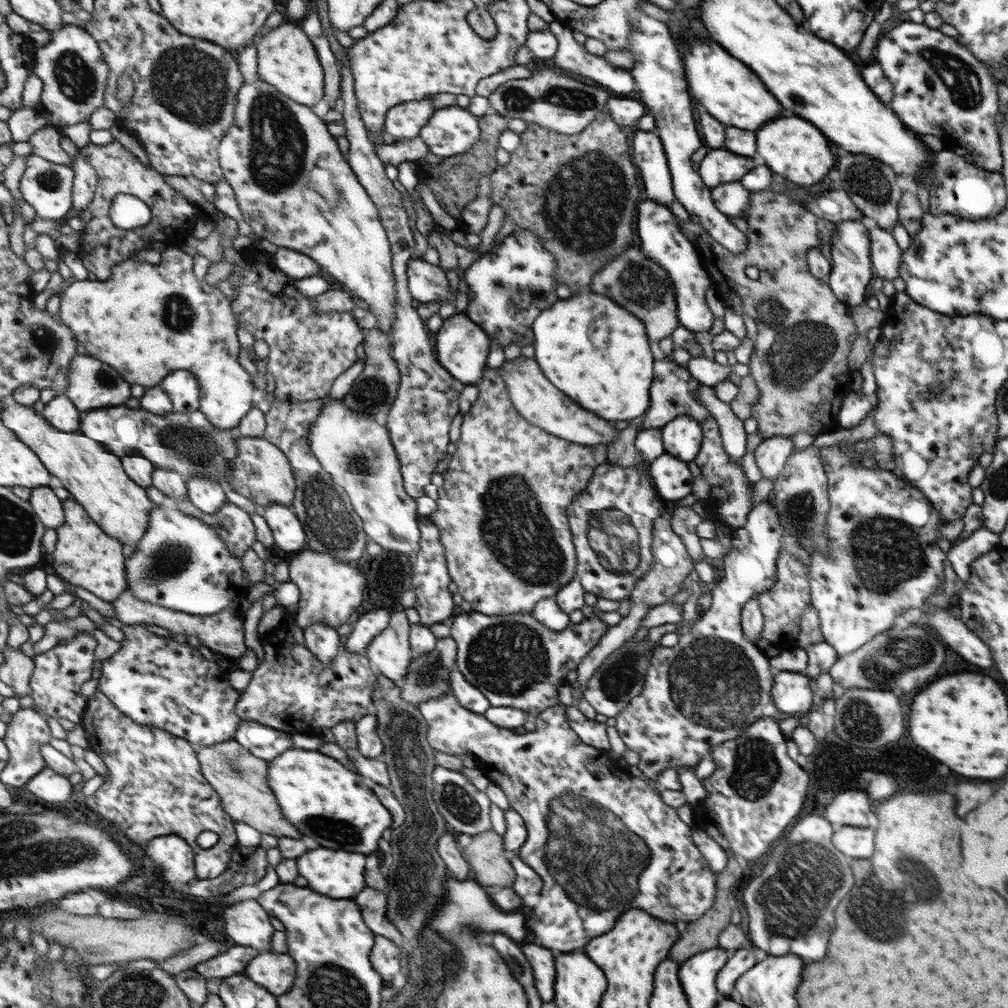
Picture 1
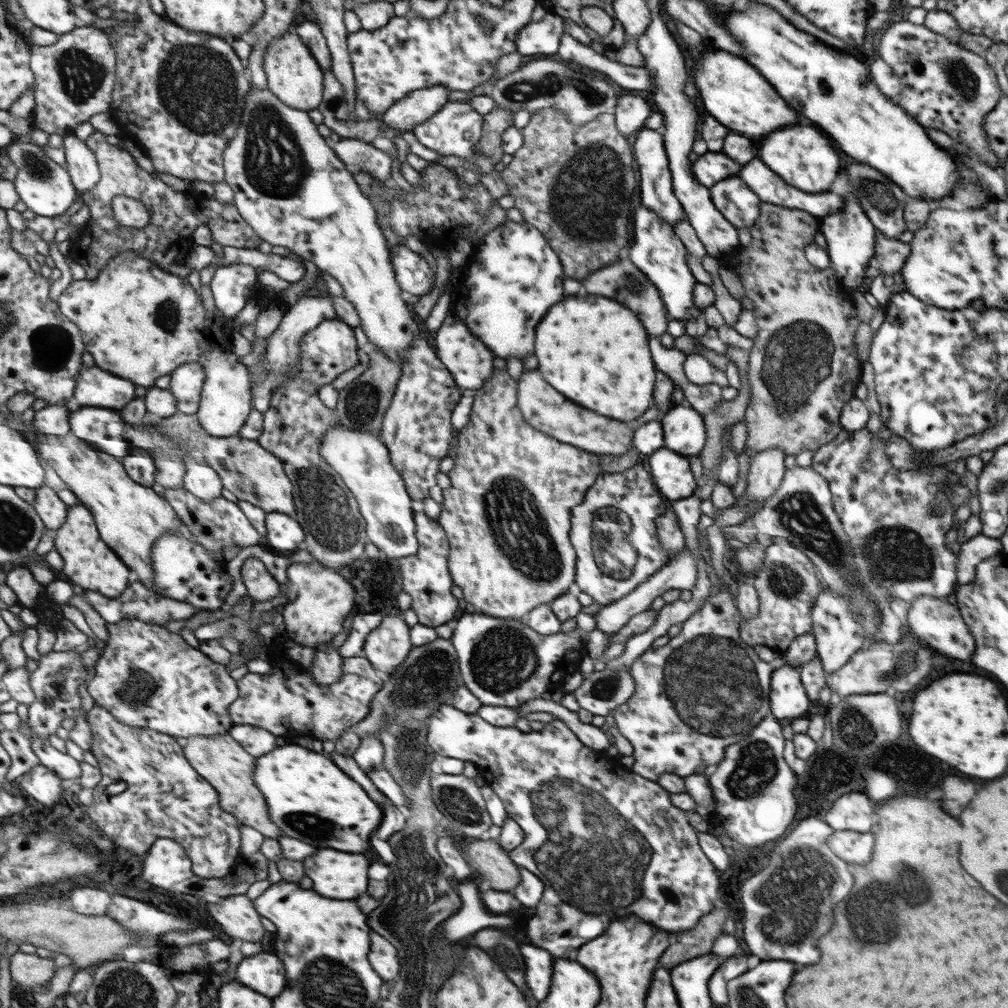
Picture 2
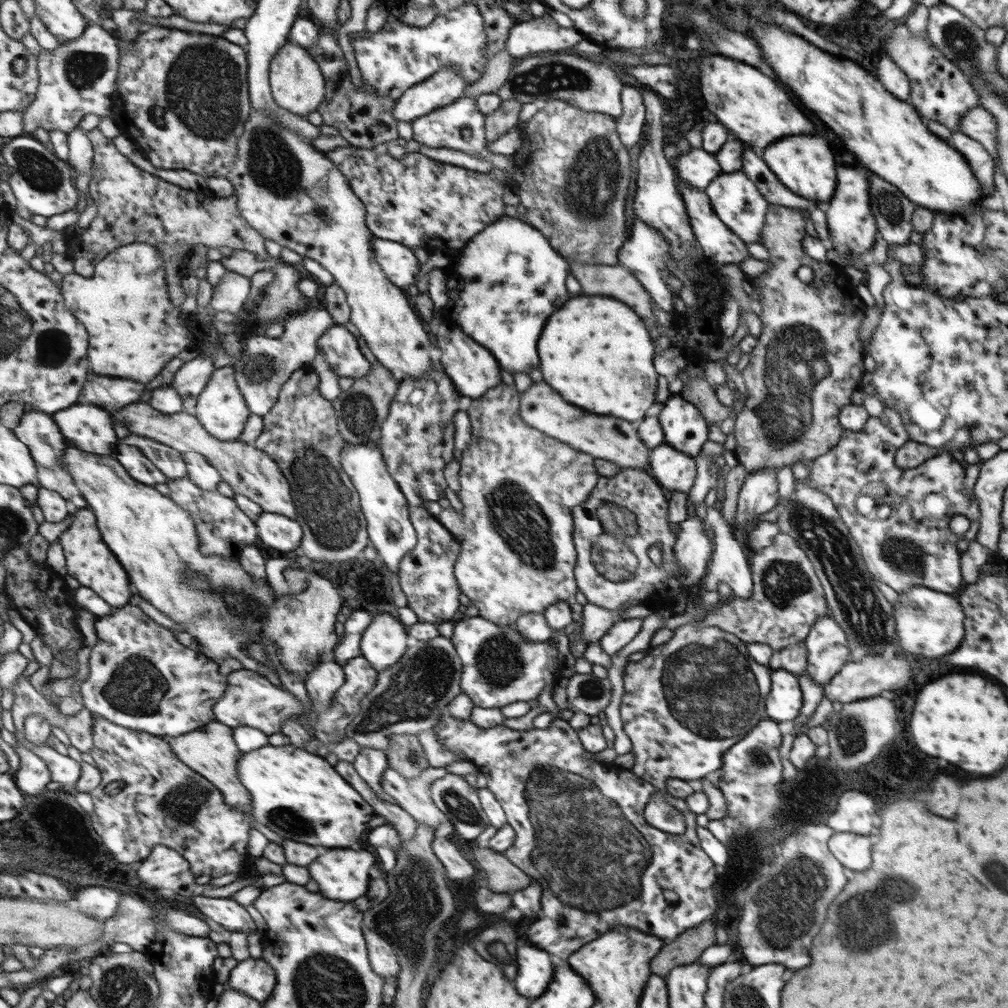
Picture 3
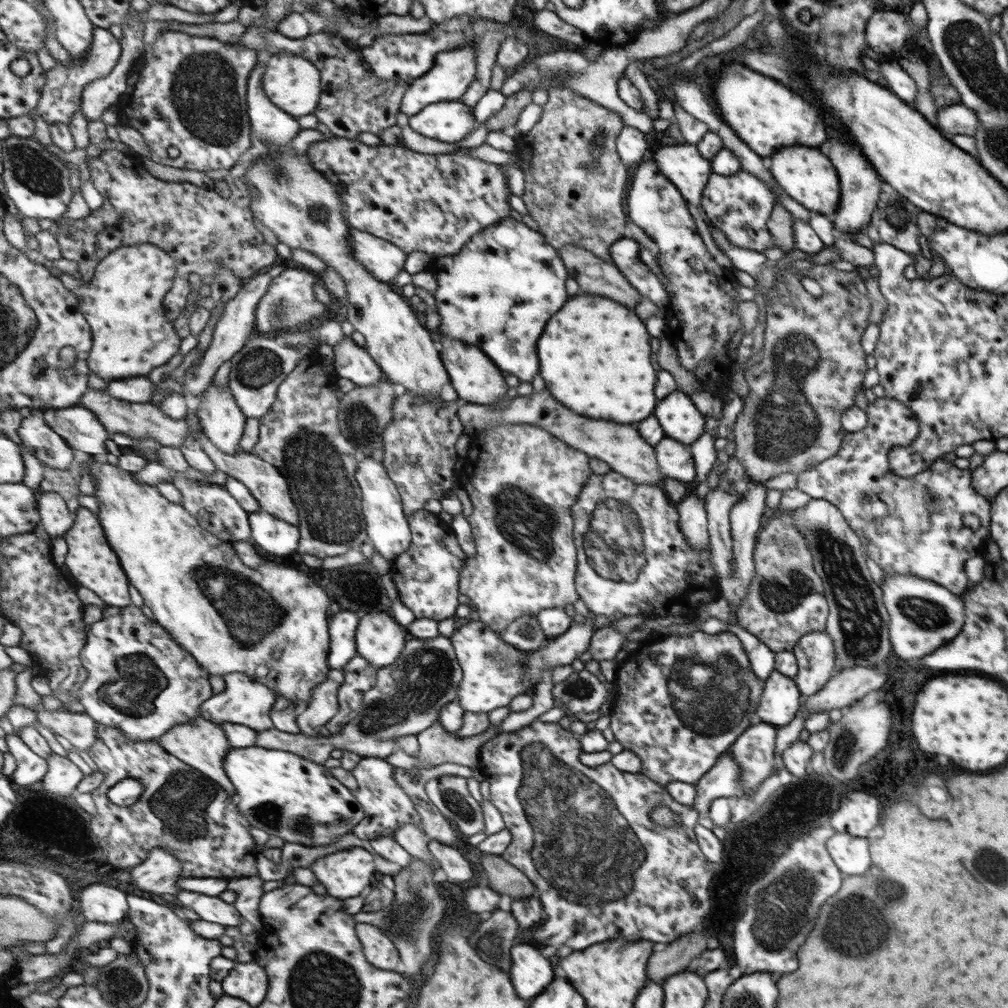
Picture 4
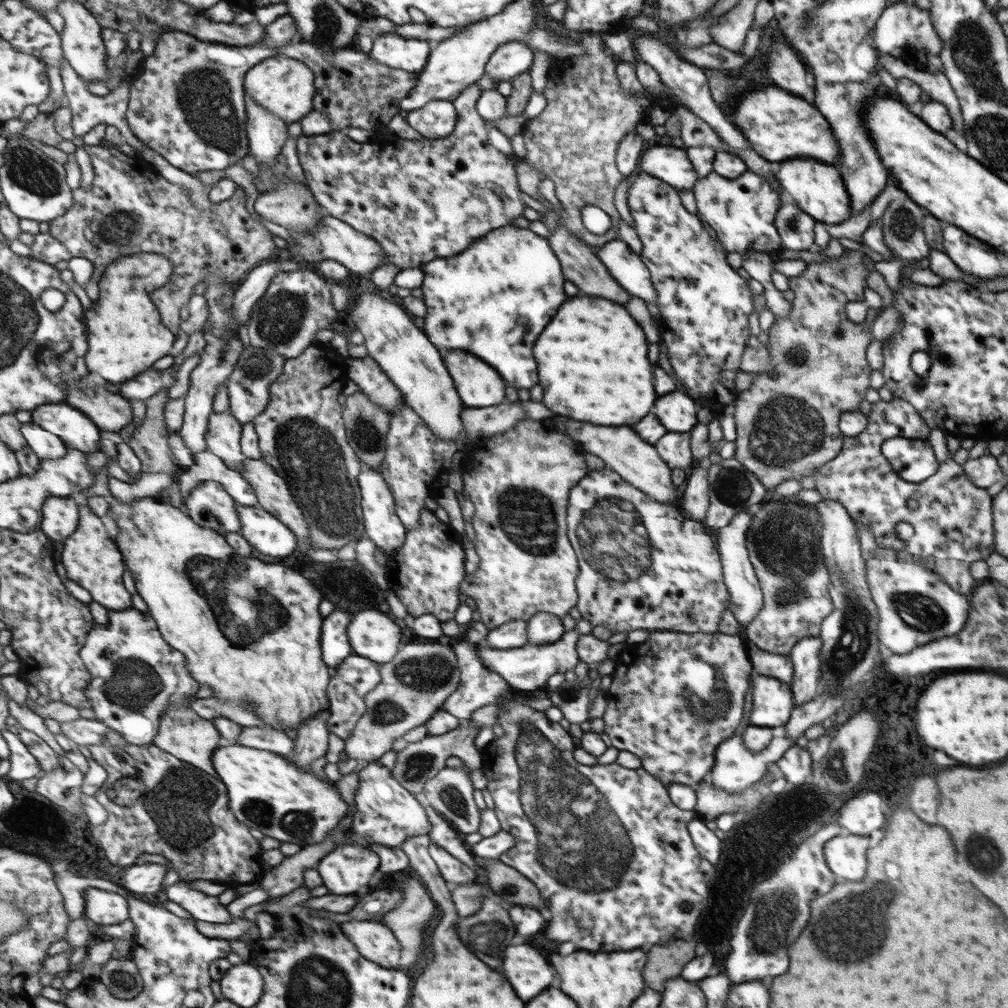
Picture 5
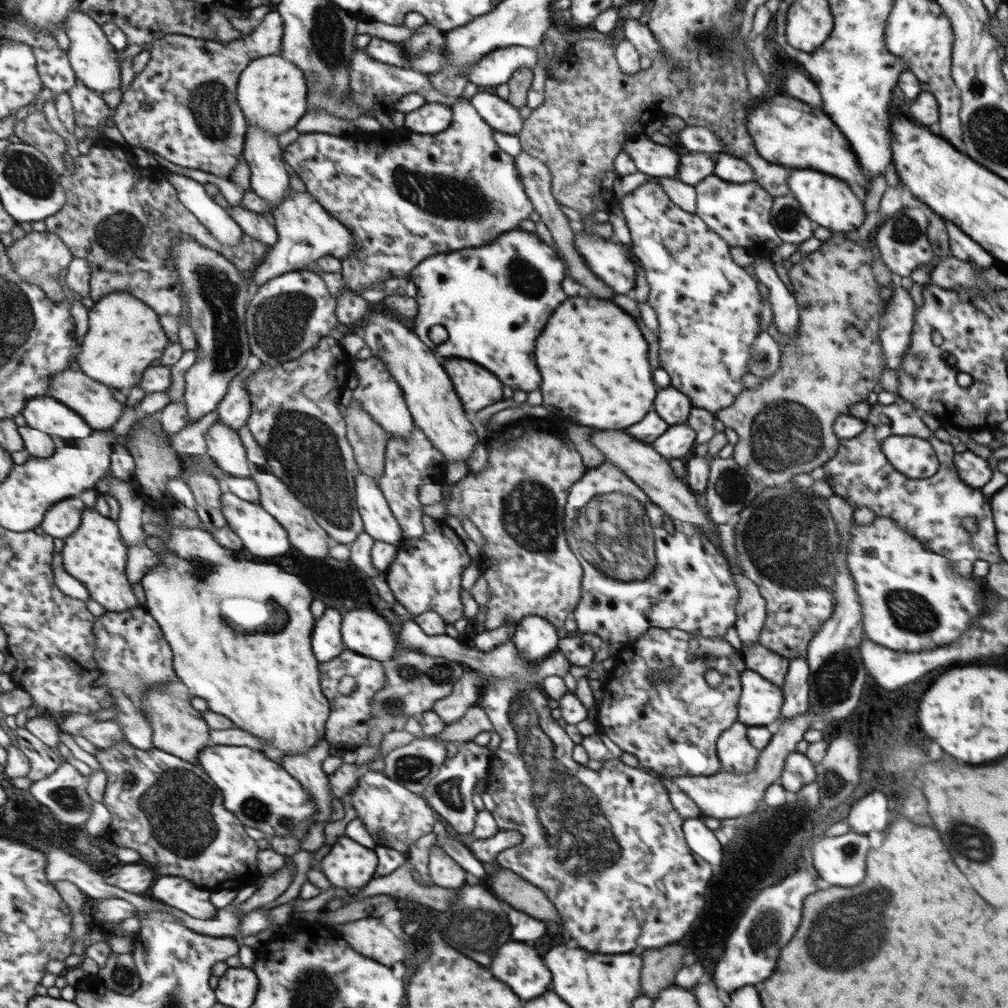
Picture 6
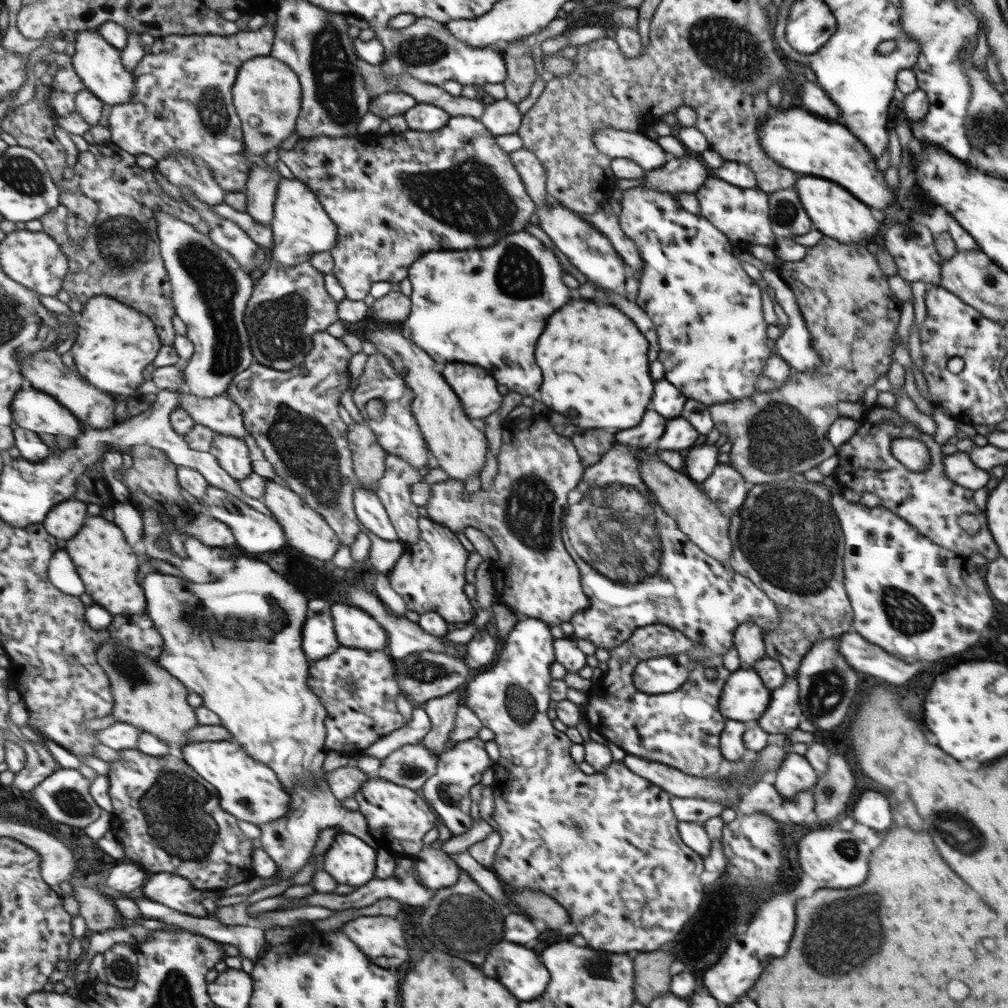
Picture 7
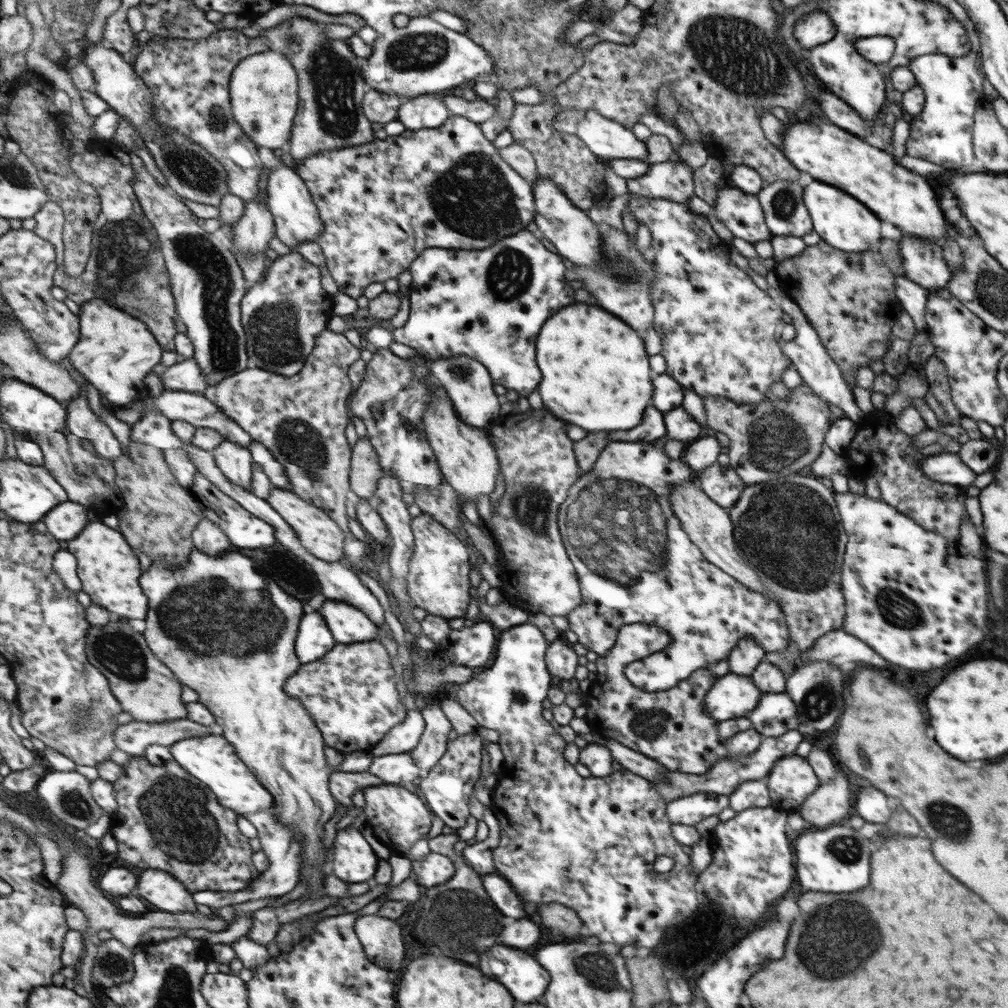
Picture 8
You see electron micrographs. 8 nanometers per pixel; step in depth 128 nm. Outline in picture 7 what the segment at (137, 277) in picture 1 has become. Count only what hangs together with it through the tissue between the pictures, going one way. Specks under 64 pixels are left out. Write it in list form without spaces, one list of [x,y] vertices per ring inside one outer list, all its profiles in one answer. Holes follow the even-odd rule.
[[[95,296],[83,304],[83,309],[77,315],[77,324],[81,328],[70,353],[81,374],[97,388],[119,394],[117,399],[136,397],[139,386],[145,382],[143,370],[155,358],[158,359],[162,351],[162,338],[157,334],[153,320],[139,312],[139,309],[135,310],[114,297]],[[216,433],[210,453],[218,458],[221,468],[237,480],[255,474],[250,448],[245,439]]]

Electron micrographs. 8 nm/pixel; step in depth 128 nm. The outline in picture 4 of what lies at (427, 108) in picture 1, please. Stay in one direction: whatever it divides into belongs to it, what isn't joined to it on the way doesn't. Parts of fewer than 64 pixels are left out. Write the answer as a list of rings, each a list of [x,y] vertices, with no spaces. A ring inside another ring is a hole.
[[[474,39],[472,44],[438,52],[437,59],[430,70],[421,78],[414,79],[406,88],[400,100],[399,112],[410,117],[417,115],[423,107],[429,104],[461,99],[466,92],[466,88],[474,80],[475,48],[478,48],[477,39]]]

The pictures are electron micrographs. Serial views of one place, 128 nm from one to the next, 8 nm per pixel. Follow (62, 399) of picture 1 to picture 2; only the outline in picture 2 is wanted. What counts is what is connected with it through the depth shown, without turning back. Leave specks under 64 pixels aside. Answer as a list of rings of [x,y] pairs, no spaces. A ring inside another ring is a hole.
[[[59,404],[59,406],[47,405],[35,412],[31,422],[32,429],[54,435],[69,434],[72,432],[70,423],[72,411],[73,406],[68,404]]]

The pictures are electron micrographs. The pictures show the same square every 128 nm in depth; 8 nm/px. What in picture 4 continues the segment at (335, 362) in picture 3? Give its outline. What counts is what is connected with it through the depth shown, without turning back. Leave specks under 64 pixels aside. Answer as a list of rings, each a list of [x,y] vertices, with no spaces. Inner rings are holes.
[[[351,337],[343,338],[339,346],[335,346],[336,374],[340,378],[348,379],[355,385],[374,386],[381,382],[385,375],[377,368],[377,362],[369,358],[363,348],[359,348]]]

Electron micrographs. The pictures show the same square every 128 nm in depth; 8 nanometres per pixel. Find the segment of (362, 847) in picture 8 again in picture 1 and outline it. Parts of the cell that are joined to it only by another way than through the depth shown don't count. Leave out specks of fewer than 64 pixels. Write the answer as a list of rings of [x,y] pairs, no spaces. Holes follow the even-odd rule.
[[[319,848],[303,854],[297,864],[309,886],[331,898],[353,898],[363,890],[363,856]]]

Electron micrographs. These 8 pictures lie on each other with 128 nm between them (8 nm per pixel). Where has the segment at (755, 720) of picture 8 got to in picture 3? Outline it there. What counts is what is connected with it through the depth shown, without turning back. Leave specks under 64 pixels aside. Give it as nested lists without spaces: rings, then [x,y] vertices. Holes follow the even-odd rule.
[[[827,609],[826,614],[821,619],[813,624],[806,639],[802,640],[807,649],[807,664],[805,665],[804,672],[821,686],[829,683],[830,679],[841,670],[845,663],[849,661],[850,654],[849,639],[828,612],[829,609]]]

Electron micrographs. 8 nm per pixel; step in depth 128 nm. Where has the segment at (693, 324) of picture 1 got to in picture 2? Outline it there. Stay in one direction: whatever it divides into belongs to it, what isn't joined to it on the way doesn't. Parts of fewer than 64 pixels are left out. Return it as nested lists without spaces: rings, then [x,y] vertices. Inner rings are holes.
[[[638,206],[632,220],[632,240],[629,248],[629,260],[653,283],[658,290],[669,318],[687,321],[699,316],[700,308],[693,304],[691,288],[696,283],[695,278],[687,269],[685,248],[673,231],[673,225],[656,215],[647,207]]]

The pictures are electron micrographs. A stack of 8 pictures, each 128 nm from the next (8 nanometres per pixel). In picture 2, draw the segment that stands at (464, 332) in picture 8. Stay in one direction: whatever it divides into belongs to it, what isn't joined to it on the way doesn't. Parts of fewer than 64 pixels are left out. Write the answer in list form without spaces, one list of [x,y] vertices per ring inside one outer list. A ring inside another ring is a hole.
[[[506,220],[486,233],[483,243],[475,240],[474,252],[467,262],[463,279],[467,306],[465,310],[457,310],[457,316],[495,357],[505,361],[510,358],[519,360],[533,352],[535,324],[549,306],[563,298],[563,270],[545,239],[538,229],[525,221],[513,223]]]

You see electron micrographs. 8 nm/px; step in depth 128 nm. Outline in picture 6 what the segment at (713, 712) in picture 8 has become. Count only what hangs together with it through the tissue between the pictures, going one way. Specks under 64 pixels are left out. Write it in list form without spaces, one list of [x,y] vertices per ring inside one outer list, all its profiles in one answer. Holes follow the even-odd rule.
[[[749,669],[741,674],[741,683],[737,722],[747,727],[765,727],[780,718],[785,697],[778,685],[774,685],[766,677]]]

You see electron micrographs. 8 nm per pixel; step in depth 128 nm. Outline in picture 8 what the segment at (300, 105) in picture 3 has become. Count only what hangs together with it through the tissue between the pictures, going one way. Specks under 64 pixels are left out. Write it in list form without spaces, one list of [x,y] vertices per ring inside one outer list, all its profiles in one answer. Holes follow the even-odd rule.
[[[273,51],[256,54],[242,60],[231,78],[230,95],[233,112],[243,130],[258,146],[269,149],[281,148],[292,139],[295,116],[299,108],[299,80],[291,80],[291,62],[282,52]]]

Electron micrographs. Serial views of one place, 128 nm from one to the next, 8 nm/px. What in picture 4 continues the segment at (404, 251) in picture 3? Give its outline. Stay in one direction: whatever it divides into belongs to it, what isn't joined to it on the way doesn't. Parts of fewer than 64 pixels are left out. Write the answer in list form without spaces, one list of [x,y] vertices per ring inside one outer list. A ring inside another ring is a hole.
[[[352,228],[354,257],[377,279],[389,282],[403,270],[406,253],[390,241]]]

